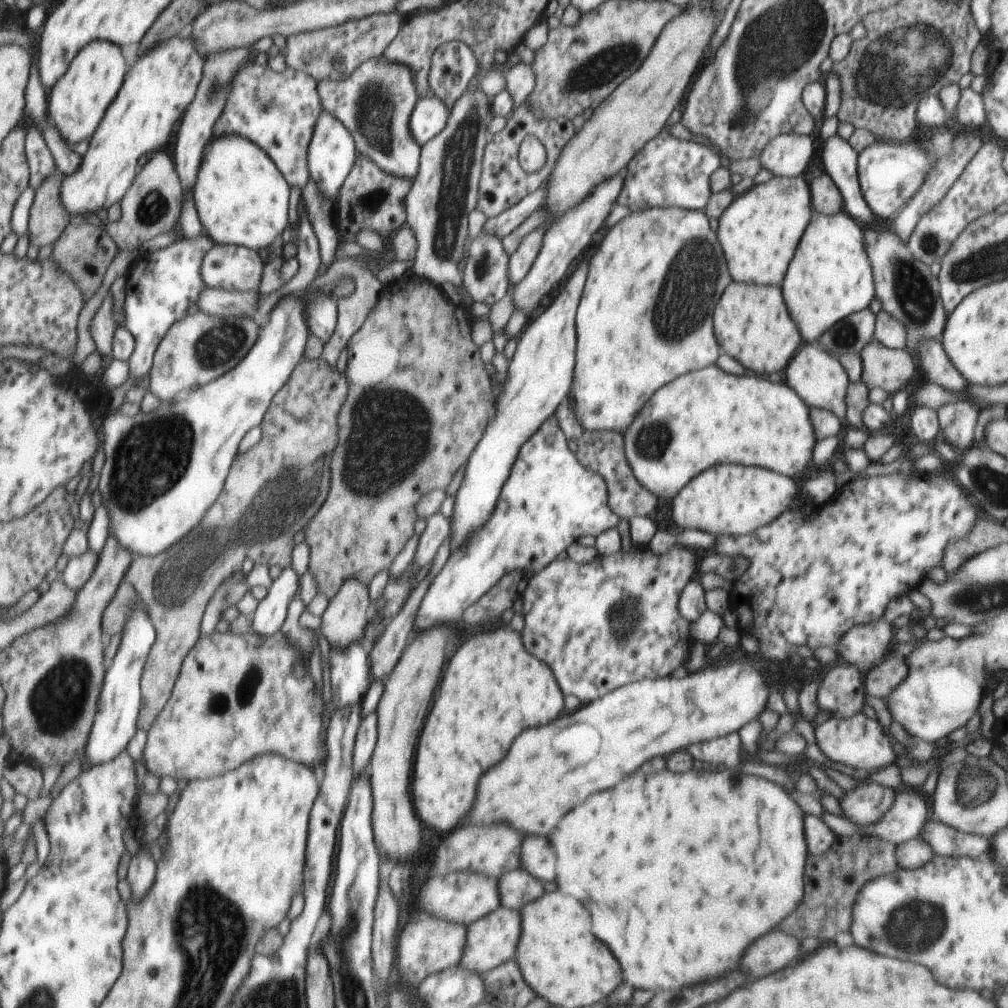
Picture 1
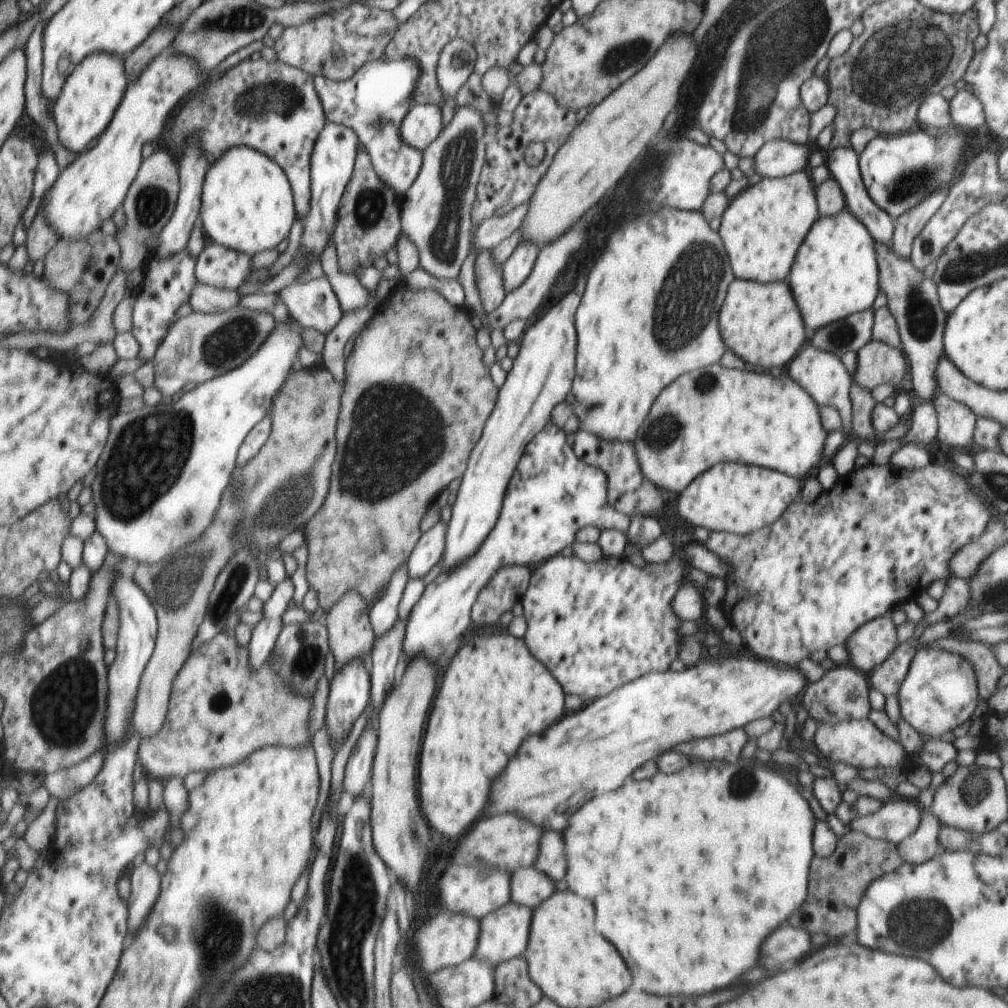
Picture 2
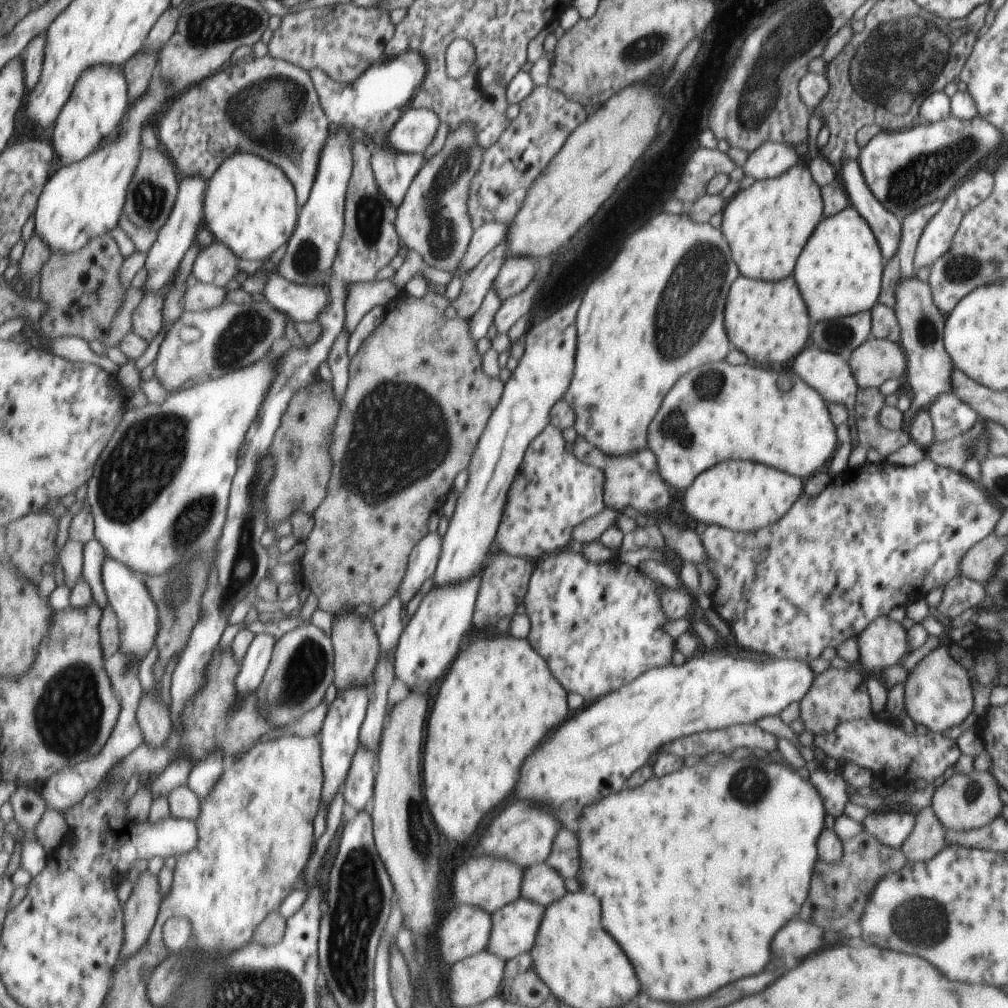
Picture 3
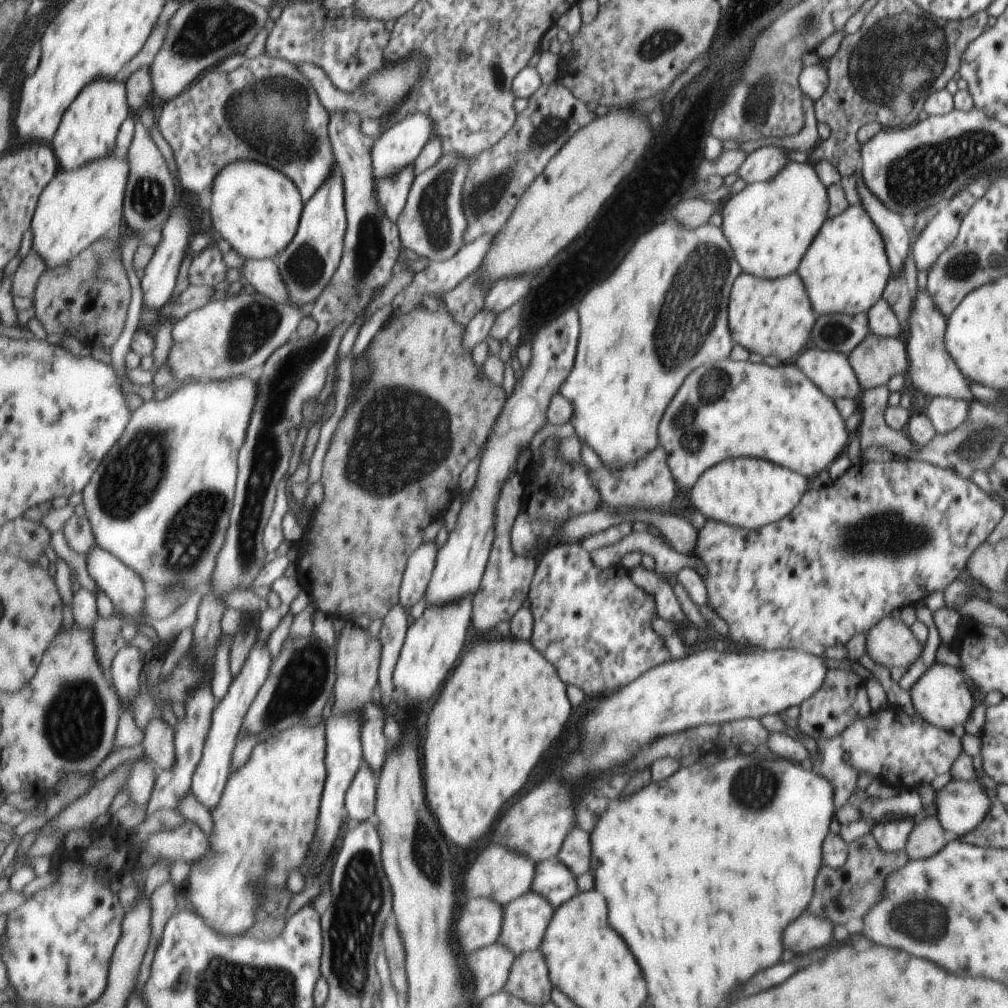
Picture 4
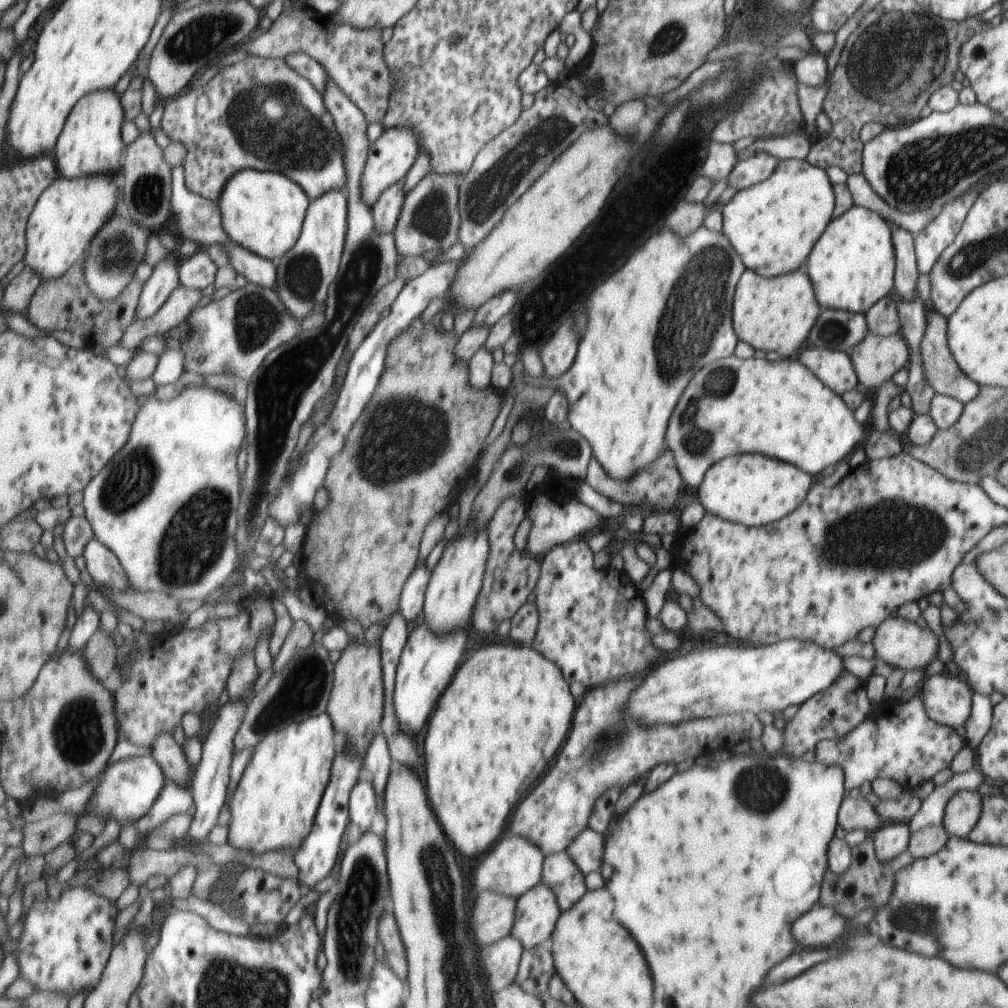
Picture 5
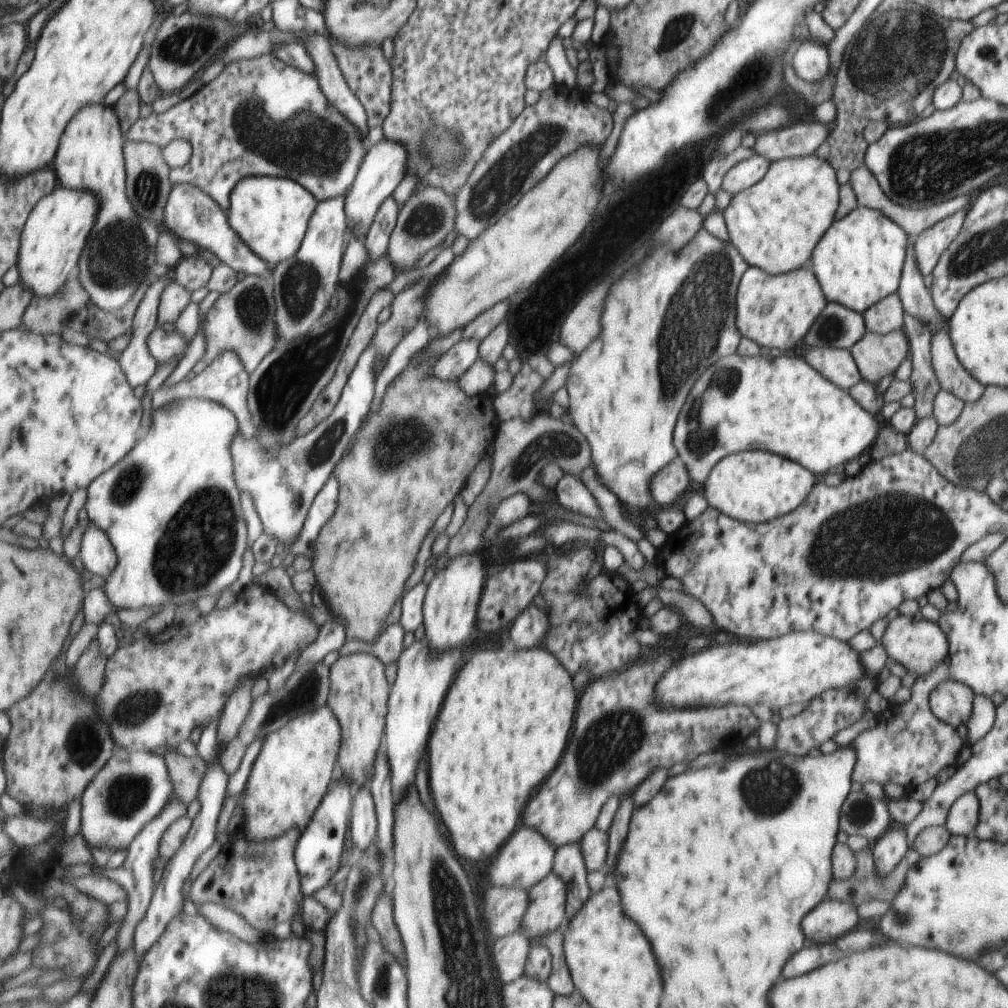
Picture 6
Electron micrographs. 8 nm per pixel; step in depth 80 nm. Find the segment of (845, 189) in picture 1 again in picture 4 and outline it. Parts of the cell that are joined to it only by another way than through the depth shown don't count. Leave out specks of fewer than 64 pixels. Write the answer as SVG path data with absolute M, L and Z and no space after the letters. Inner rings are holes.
M859 172L853 174L856 193L859 196L858 204L861 205L873 224L883 237L884 248L891 262L891 270L900 273L902 262L908 253L908 226L898 214L887 210L879 199L865 186Z

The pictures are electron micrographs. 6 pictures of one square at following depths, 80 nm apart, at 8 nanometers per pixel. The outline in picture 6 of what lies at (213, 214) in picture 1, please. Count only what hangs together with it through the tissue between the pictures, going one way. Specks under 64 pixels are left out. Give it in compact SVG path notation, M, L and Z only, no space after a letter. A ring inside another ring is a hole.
M251 175L240 180L230 196L230 225L272 267L292 259L301 248L319 200L308 188L287 177Z

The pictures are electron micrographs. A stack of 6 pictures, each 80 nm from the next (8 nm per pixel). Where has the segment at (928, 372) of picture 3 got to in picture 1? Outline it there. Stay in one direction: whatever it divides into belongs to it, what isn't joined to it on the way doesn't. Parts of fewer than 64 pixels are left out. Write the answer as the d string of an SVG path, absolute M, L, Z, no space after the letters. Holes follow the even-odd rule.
M867 226L864 228L866 252L873 268L876 297L881 310L903 324L907 351L914 352L919 339L940 340L946 315L938 293L938 280L931 275L929 266L916 259L907 245L890 229Z

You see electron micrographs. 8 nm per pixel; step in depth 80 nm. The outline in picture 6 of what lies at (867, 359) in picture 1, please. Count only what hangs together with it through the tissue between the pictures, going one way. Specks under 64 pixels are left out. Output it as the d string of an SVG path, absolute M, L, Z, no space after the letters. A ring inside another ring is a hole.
M901 329L884 335L865 332L865 336L848 351L855 358L860 378L877 384L884 376L894 374L899 362L907 356L907 341Z

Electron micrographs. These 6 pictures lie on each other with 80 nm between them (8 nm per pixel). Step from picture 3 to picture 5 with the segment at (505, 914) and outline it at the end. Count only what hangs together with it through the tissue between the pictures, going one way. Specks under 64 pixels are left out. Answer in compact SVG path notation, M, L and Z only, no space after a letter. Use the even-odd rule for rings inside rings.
M537 883L516 900L515 920L508 935L515 937L524 950L546 946L561 916L555 892Z

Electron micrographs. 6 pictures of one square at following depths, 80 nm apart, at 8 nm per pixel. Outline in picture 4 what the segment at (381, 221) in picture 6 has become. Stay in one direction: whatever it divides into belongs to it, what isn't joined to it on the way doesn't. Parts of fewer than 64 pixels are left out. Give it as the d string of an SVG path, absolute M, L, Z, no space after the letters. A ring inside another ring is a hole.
M408 164L400 168L400 171L397 171L392 177L385 177L376 182L380 207L394 222L404 208L405 199L414 180L414 166Z

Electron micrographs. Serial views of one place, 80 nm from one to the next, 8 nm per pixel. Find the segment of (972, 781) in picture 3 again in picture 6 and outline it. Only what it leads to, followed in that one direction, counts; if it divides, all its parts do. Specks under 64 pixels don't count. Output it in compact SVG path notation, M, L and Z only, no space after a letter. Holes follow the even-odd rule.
M974 791L964 792L949 807L944 827L950 835L971 837L978 819L978 800Z

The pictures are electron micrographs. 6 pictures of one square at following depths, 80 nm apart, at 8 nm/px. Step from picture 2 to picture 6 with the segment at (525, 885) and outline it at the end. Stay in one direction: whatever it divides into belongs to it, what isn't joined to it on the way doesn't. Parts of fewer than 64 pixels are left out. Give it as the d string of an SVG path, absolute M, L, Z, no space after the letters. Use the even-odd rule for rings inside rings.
M577 843L555 849L551 872L566 883L565 885L565 922L576 914L579 907L589 898L591 892L585 881L585 865Z

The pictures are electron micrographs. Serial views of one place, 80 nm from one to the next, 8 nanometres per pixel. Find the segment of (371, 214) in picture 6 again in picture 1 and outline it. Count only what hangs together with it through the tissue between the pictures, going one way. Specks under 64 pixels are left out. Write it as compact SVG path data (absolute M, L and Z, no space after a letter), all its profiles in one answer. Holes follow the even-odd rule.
M432 92L423 95L408 122L413 140L422 145L435 138L447 126L449 114L447 106Z

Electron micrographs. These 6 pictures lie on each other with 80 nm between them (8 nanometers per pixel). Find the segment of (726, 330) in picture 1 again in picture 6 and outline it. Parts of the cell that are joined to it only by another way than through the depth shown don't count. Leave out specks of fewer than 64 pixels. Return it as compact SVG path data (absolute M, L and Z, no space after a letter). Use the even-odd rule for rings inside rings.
M809 264L775 276L769 276L761 269L749 267L739 279L734 303L734 323L741 338L749 339L761 348L775 348L775 350L781 350L784 353L785 350L793 348L803 338L803 334L807 334L809 328L819 318L820 312L824 310L824 306L827 304Z

